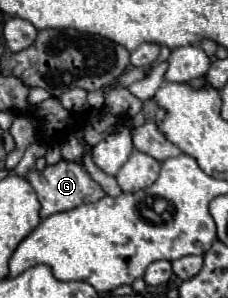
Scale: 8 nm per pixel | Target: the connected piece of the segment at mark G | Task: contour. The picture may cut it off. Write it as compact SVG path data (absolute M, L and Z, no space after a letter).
M60 161L58 165L52 165L52 167L46 167L44 171L30 171L28 177L30 185L34 187L38 199L40 199L40 217L46 219L54 213L60 213L60 211L68 211L68 209L74 209L78 205L84 205L84 203L92 203L92 201L98 201L100 197L104 197L106 193L102 191L102 187L90 179L88 171L84 169L84 165L80 163L66 163L66 161Z

